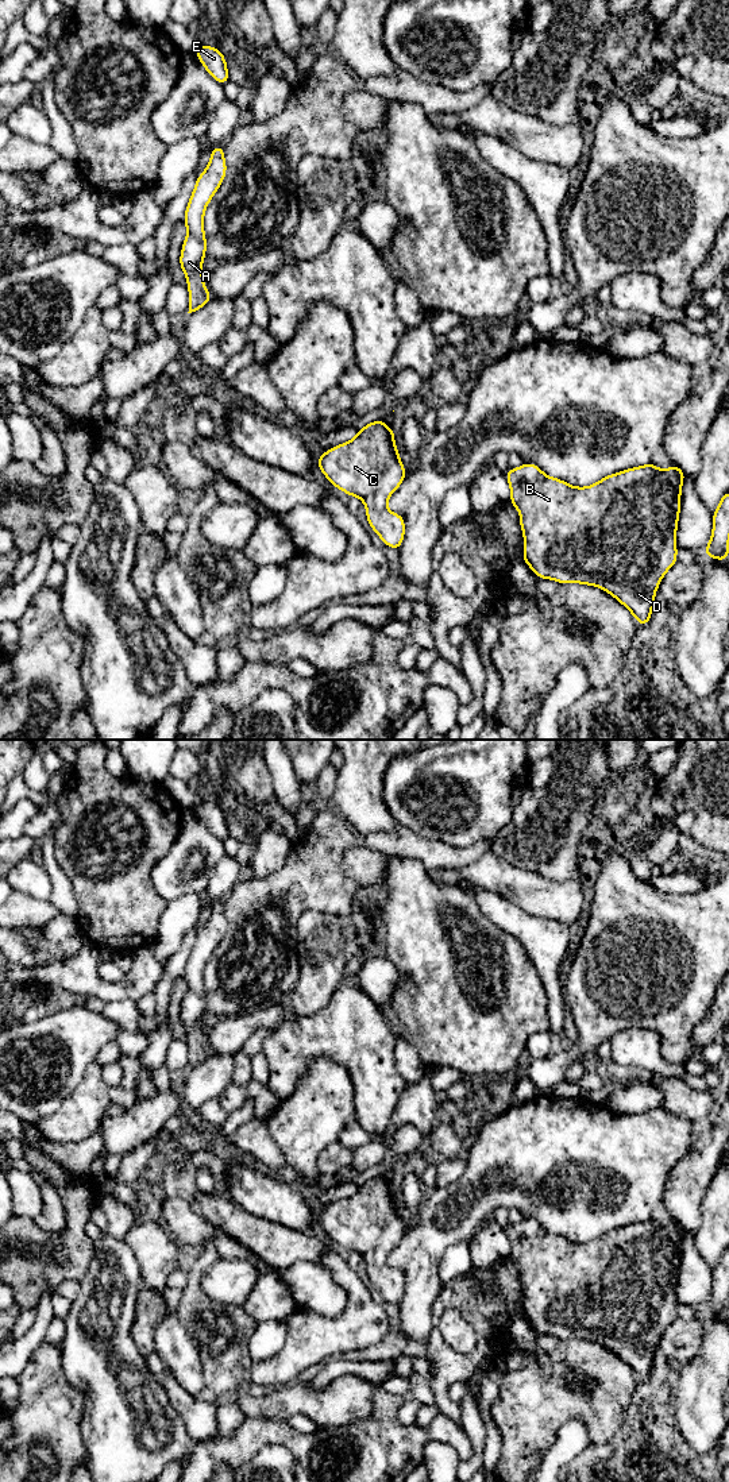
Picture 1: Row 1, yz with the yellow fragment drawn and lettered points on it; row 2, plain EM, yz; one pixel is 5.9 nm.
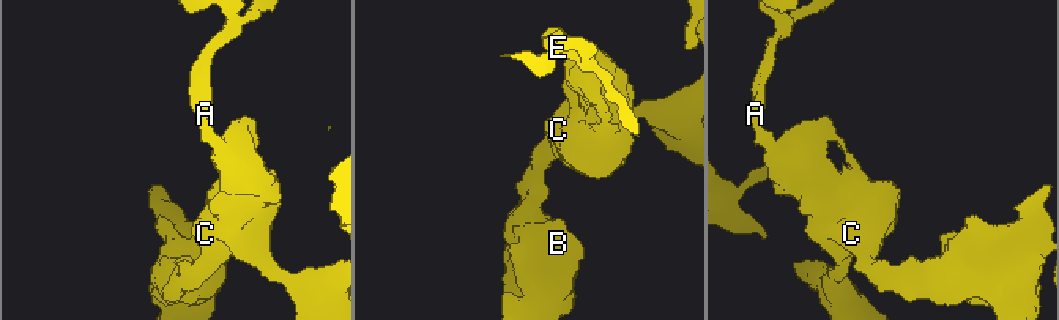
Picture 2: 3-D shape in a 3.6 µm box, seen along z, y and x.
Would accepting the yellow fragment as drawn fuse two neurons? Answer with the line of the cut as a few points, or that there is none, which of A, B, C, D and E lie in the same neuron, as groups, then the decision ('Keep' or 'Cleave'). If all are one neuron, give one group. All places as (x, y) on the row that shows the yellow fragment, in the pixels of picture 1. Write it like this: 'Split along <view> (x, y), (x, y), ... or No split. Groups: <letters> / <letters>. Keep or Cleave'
No split. Groups: A B C D E. Keep

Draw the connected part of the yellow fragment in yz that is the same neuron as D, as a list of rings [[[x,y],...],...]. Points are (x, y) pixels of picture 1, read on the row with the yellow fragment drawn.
[[[651,462],[608,475],[591,486],[575,487],[545,475],[535,463],[508,470],[505,476],[510,486],[510,502],[520,512],[520,526],[524,534],[522,561],[540,579],[601,587],[622,603],[639,625],[649,625],[660,580],[678,561],[676,529],[684,475],[684,471],[675,464],[668,470],[659,470]]]

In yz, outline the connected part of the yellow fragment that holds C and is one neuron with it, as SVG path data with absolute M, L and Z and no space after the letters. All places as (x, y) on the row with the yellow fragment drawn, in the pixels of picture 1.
M385 418L373 421L352 440L323 452L317 467L336 489L363 501L371 529L386 547L398 551L405 521L401 514L389 512L386 503L408 471L400 460L394 429L386 427Z

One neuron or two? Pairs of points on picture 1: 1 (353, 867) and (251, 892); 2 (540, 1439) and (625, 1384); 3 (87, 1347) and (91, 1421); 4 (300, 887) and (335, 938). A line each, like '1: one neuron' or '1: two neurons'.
1: two neurons
2: one neuron
3: one neuron
4: two neurons

